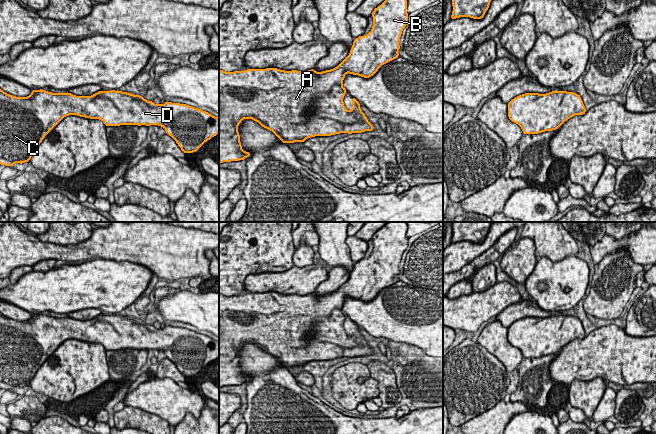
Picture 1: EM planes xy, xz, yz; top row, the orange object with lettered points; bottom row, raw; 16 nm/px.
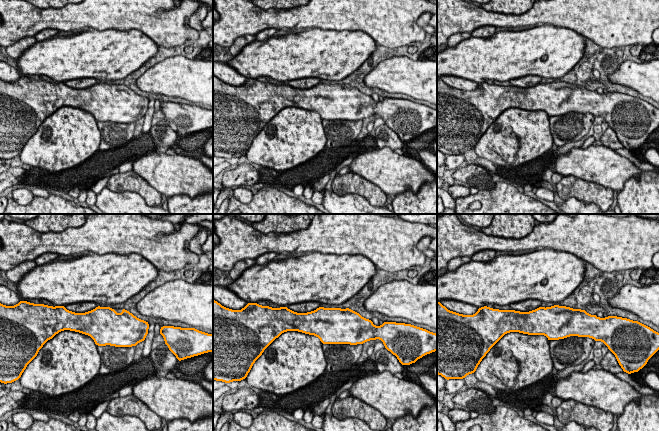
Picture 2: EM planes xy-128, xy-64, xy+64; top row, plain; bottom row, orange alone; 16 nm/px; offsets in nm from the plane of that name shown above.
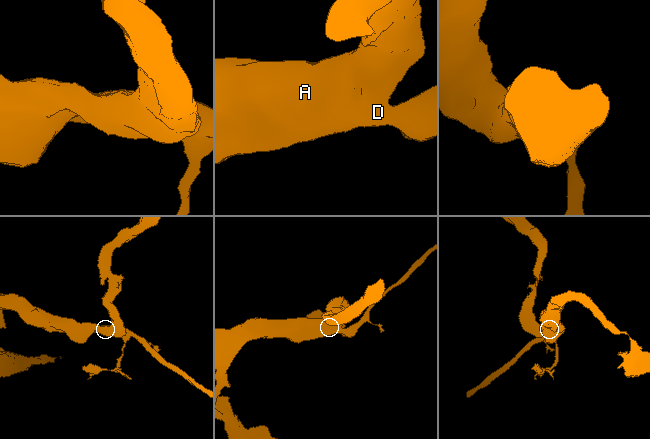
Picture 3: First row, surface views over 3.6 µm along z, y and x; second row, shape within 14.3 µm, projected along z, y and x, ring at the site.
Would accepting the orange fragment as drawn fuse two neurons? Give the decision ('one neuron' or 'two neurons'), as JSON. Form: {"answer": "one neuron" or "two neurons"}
{"answer": "one neuron"}

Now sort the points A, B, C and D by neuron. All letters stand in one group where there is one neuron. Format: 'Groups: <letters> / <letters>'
Groups: A B C D

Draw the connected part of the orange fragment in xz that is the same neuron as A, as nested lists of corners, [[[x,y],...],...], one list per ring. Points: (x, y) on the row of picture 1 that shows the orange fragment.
[[[385,0],[374,9],[373,27],[369,34],[354,39],[353,46],[347,58],[330,70],[316,72],[314,69],[300,72],[285,71],[277,68],[247,69],[245,71],[225,72],[219,69],[219,164],[244,160],[251,156],[250,152],[242,150],[238,125],[243,119],[252,119],[262,127],[271,130],[283,143],[304,142],[315,136],[331,136],[340,133],[362,133],[373,131],[374,126],[360,109],[360,103],[352,97],[352,110],[344,107],[343,97],[346,89],[342,86],[347,73],[364,78],[373,76],[378,69],[399,57],[399,40],[403,29],[408,24],[407,0]]]

